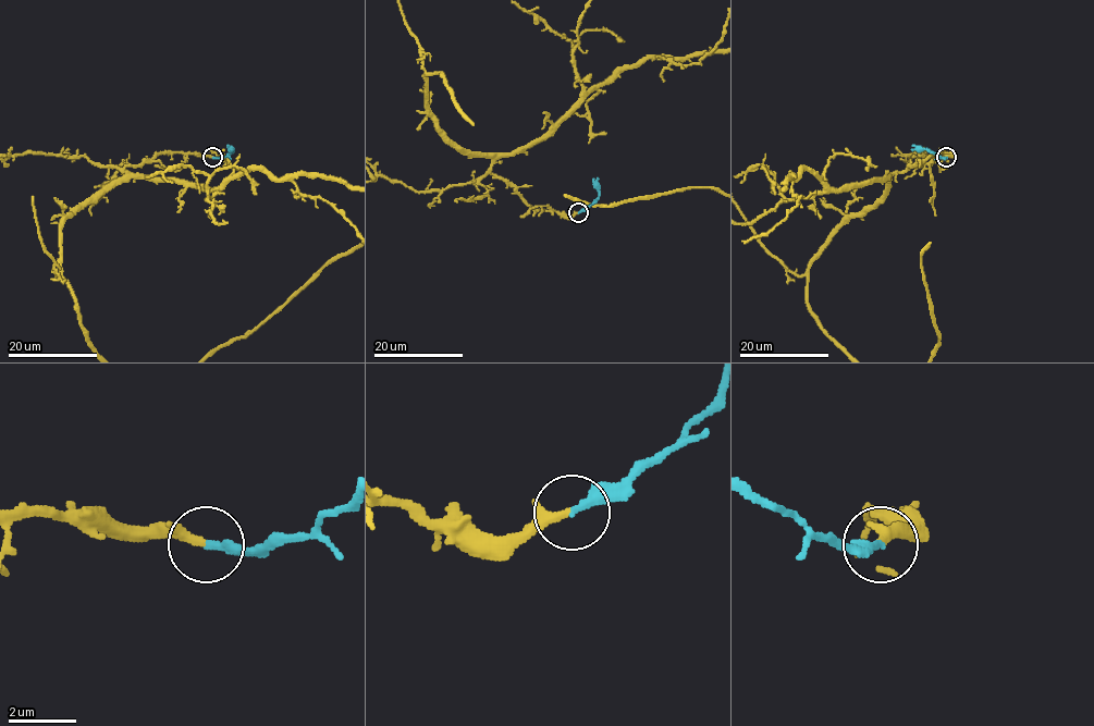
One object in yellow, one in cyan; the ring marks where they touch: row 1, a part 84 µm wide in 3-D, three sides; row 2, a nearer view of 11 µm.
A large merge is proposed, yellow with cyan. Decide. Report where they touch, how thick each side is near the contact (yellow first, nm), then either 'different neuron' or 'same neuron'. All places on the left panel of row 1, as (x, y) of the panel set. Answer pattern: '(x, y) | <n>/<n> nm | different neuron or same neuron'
(212, 157) | 200/280 nm | same neuron

